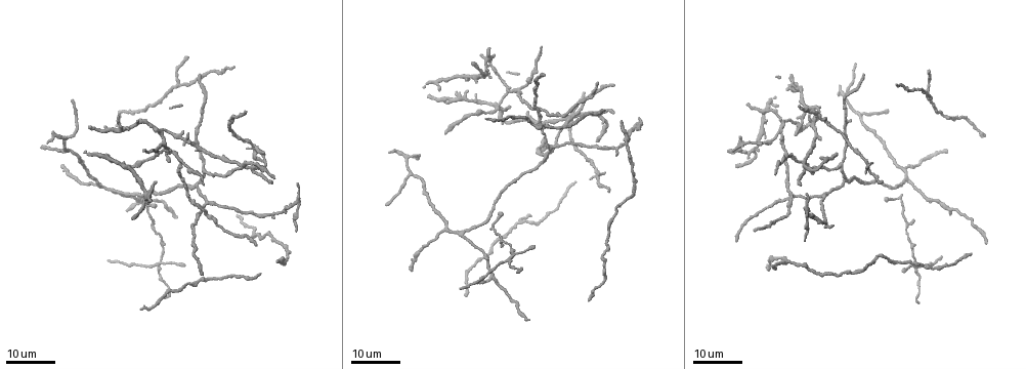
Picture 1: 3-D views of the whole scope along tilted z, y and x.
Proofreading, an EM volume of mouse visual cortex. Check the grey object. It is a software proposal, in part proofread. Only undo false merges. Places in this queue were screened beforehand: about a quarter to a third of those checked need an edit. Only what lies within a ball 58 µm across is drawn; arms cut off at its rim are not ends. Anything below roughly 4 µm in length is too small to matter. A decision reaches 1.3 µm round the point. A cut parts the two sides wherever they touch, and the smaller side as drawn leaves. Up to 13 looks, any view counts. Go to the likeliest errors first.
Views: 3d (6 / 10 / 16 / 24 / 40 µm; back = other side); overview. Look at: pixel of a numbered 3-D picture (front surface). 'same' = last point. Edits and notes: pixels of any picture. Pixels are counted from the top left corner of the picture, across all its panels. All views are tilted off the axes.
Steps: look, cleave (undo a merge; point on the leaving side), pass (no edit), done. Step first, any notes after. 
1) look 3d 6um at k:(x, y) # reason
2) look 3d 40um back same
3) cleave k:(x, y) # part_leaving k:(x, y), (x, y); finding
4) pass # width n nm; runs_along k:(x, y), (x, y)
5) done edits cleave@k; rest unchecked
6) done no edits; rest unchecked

look 3d 16um at 1:(205, 174) # three-way junction

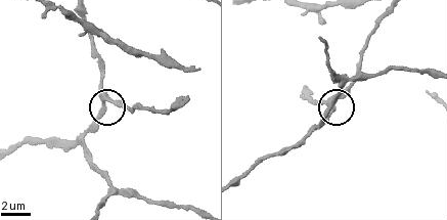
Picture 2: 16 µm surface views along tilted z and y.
look 3d 10um at 2:(105, 106)

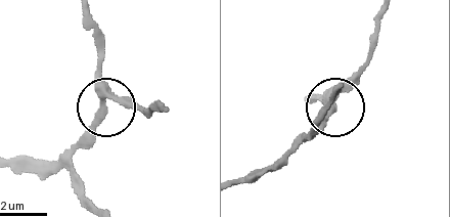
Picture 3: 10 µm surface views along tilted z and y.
look 3d 10um back at 3:(101, 106)

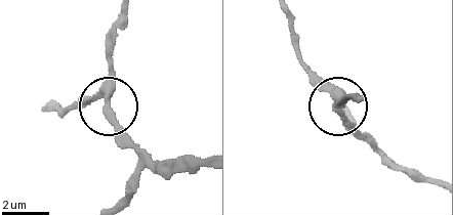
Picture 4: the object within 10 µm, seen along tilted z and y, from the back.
pass # width 260 nm; runs_along 4:(42, 108), (64, 109), (94, 98), (107, 101), (108, 30); all the same neuron

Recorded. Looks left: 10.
look 3d 24um at 1:(156, 264) # three-way junction

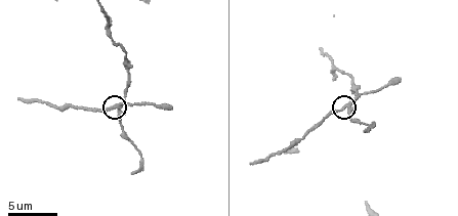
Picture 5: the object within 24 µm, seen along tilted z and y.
look 3d 6um at 5:(344, 107)

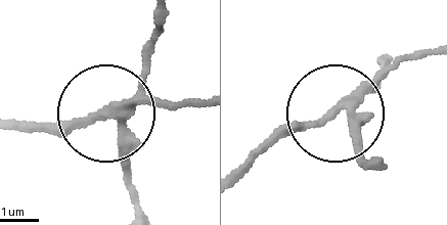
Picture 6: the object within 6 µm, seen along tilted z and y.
cleave 6:(123, 153) # arms 3; part_leaving 6:(131, 108), (158, 18); a second neuron is stuck on

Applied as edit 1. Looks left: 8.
look overview

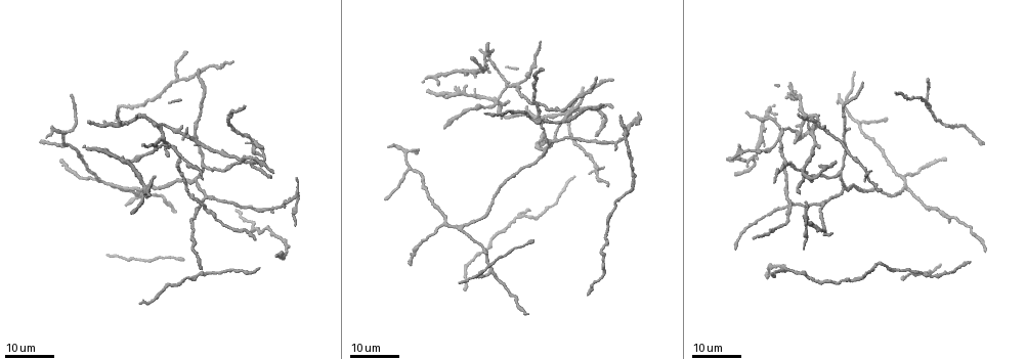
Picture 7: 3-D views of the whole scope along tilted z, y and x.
look 3d 24um at 7:(511, 85)

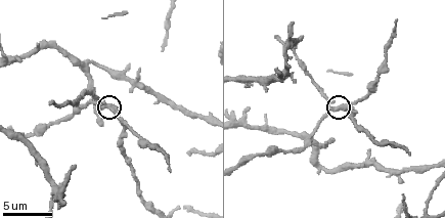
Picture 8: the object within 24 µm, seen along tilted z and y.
look 3d 10um at 8:(108, 107)

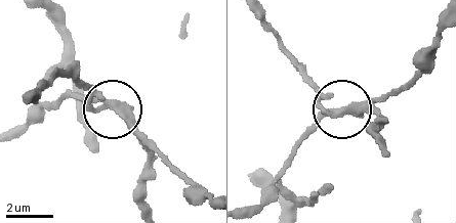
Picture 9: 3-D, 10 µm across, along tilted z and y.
pass # width 270 nm; continuous, no second neuron

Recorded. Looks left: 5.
look 3d 24um at 7:(574, 108) # side arm on a straight run

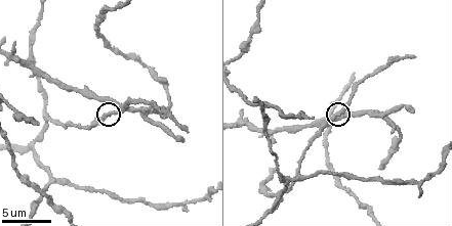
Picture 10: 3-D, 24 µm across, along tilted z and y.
look 3d 6um at 10:(339, 112)

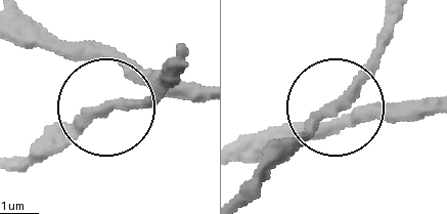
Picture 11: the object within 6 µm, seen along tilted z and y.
pass # one neuron here

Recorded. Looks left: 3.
look 3d 10um at 10:(50, 183) # branch point

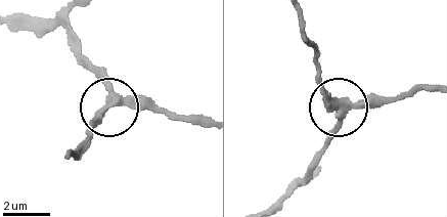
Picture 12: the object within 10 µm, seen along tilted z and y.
cleave 12:(142, 105) # width 320 nm; part_leaving 12:(116, 95), (203, 119); a second neuron is stuck on

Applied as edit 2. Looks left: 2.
done edits cleave@6, cleave@12; rest unchecked

